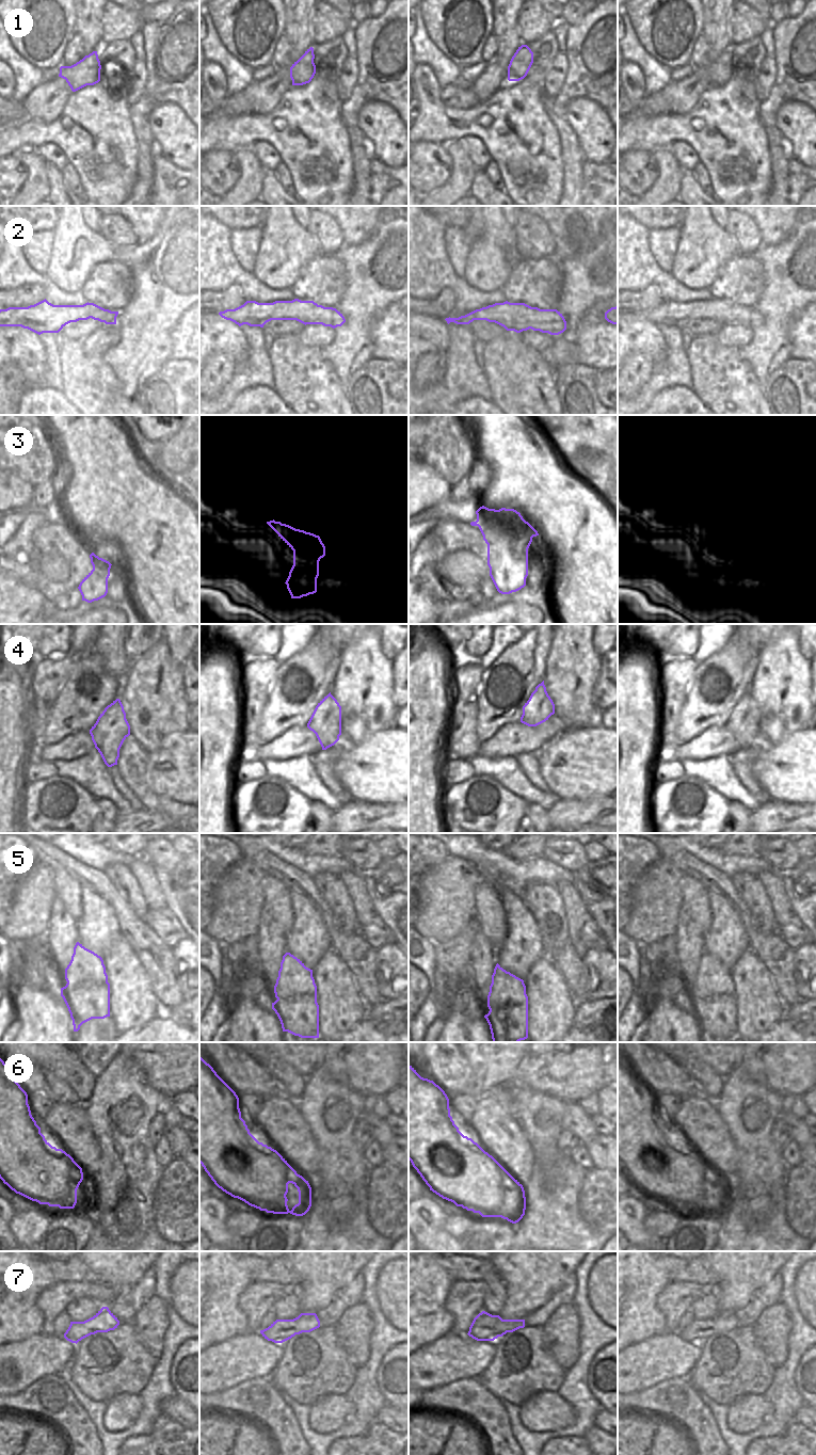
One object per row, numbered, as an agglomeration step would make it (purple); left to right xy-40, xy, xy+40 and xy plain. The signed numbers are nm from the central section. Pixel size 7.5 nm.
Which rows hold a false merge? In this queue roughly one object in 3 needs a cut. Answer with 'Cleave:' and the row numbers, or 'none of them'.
Cleave: 4

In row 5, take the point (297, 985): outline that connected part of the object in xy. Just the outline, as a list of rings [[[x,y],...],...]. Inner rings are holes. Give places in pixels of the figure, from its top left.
[[[286,953],[281,962],[274,993],[277,1000],[272,1003],[272,1009],[281,1021],[283,1032],[301,1038],[319,1038],[319,1005],[313,970],[290,953]]]

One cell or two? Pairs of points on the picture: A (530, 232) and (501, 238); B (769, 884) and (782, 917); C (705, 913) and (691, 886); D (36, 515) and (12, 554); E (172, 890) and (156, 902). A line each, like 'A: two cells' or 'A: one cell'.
A: two cells
B: one cell
C: one cell
D: one cell
E: two cells

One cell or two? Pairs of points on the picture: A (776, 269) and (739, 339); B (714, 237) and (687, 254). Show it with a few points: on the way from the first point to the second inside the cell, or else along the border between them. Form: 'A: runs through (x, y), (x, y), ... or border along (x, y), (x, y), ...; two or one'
A: border along (752, 329), (752, 338), (739, 348); two
B: runs through (707, 243), (697, 254), (693, 254); one

